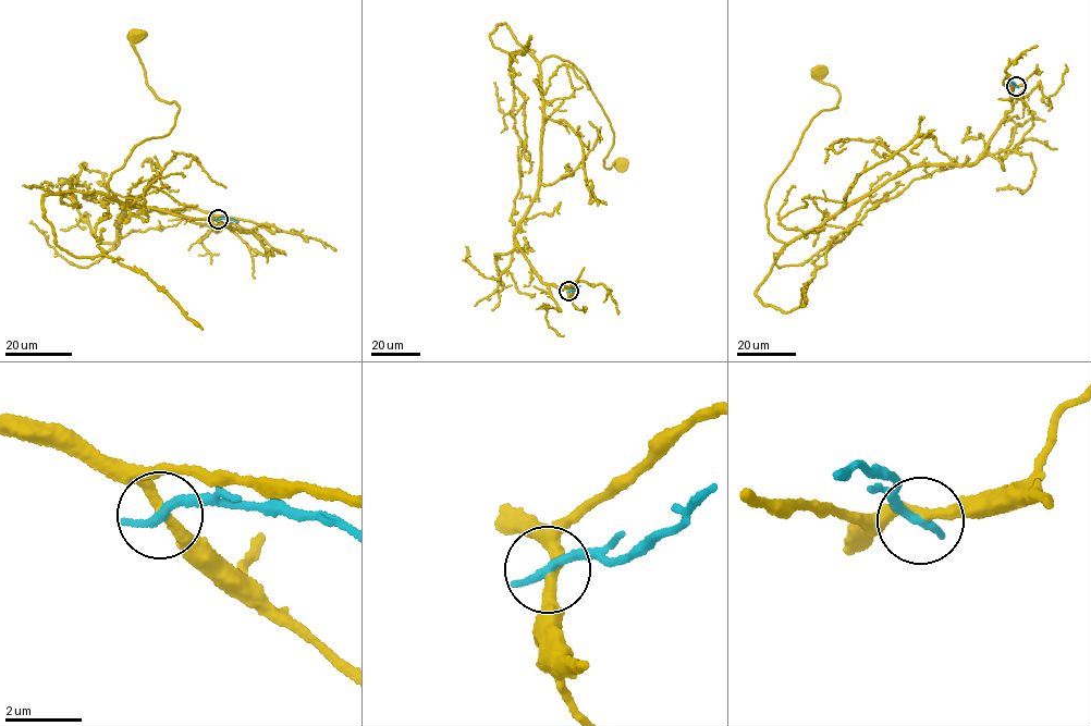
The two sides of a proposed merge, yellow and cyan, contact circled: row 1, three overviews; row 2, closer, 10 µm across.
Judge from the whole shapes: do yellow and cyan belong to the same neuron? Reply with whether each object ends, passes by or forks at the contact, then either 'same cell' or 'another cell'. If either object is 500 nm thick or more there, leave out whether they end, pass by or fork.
yellow passes by; cyan ends there; another cell

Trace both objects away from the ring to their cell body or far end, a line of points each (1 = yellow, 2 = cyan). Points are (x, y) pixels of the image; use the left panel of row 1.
1: (218, 219), (152, 209), (117, 223), (131, 202), (108, 193), (111, 174), (179, 109), (147, 84), (134, 35)
2: (218, 219), (238, 221)

